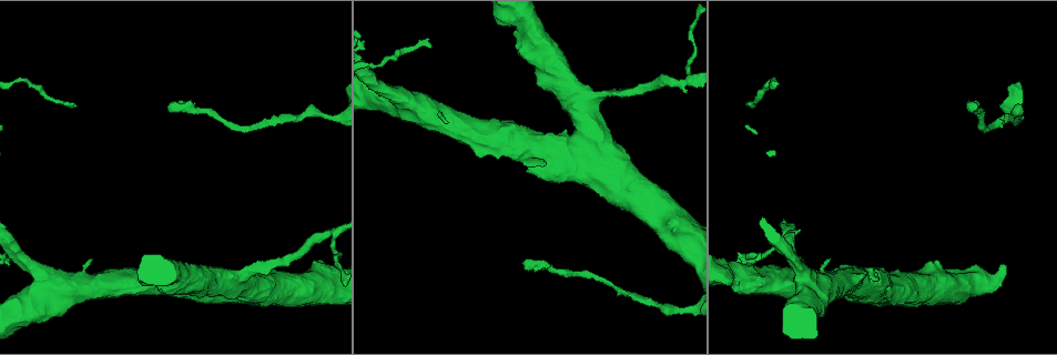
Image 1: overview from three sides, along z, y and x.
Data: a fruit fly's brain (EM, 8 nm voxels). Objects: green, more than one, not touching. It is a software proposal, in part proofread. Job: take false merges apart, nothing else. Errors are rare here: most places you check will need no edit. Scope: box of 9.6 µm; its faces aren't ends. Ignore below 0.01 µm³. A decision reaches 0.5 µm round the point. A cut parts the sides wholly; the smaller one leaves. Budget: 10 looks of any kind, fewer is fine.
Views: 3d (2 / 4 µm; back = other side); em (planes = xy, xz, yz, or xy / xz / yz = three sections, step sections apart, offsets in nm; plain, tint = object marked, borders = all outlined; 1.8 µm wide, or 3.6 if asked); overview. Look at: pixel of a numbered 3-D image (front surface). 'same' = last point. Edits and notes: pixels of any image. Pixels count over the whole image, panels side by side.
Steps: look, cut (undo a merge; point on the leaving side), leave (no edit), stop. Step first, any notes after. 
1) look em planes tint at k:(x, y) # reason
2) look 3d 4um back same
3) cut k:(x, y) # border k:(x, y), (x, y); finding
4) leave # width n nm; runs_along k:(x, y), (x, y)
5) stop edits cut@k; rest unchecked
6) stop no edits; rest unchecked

look em planes borders at 1:(691, 77) # abrupt turn

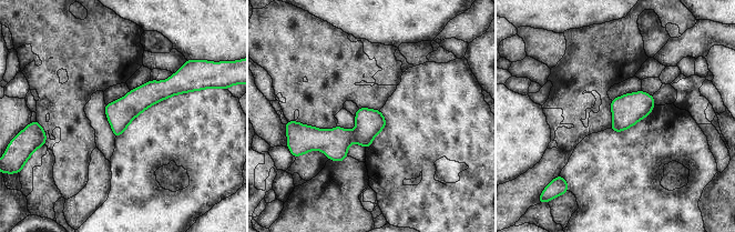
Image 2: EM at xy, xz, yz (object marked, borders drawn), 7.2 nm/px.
leave # runs_along 2:(180, 82), (145, 96), (116, 133); one neuron here

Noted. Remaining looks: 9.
look 3d 4um at 1:(236, 274) # touches itself

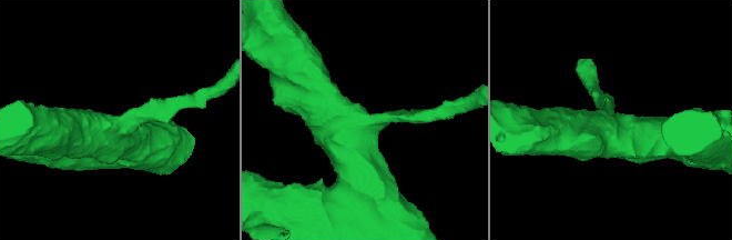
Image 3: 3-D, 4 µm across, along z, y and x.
look em yz step 4 tint at 3:(365, 123)

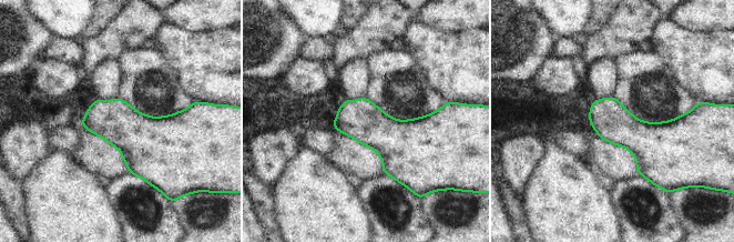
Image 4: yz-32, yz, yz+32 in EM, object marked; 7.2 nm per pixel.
look em planes tint same # another direction

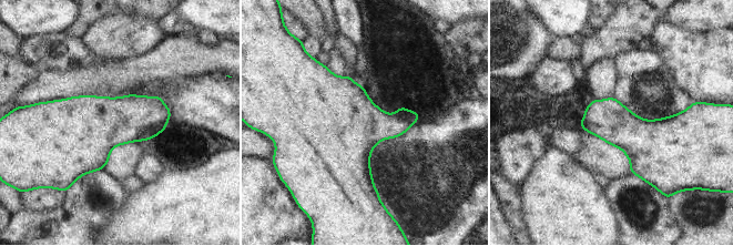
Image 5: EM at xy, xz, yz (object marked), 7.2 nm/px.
leave # one neuron here

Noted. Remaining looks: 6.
look em 3.6um planes tint at 1:(612, 175)

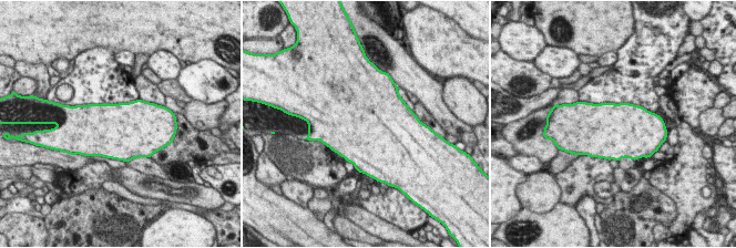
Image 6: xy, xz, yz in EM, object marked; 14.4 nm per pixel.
leave # one neuron here

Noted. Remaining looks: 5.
look 3d 4um at 1:(806, 280) # calibre changes

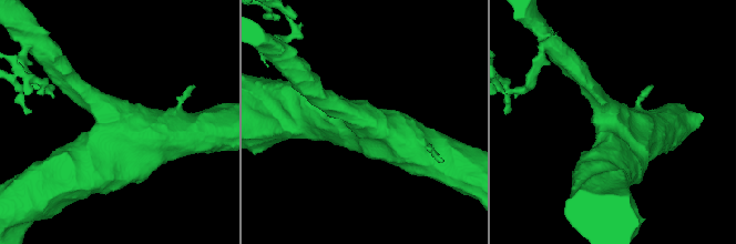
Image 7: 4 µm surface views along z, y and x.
look em 3.6um xz step 16 tint at 7:(117, 123)

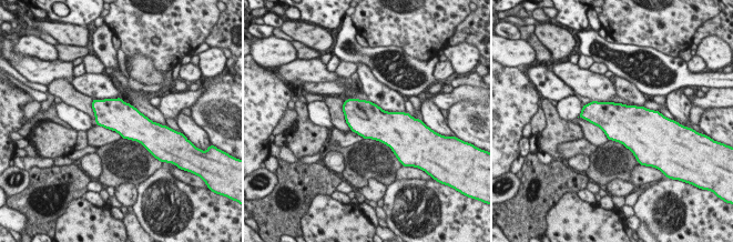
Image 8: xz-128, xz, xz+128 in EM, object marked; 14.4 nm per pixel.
look em 3.6um planes borders same

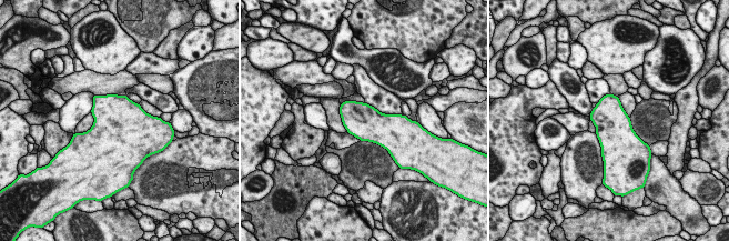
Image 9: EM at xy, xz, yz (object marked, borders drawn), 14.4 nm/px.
leave # width 500 nm; continuous, no second neuron

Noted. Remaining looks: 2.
stop no edits; rest unchecked

